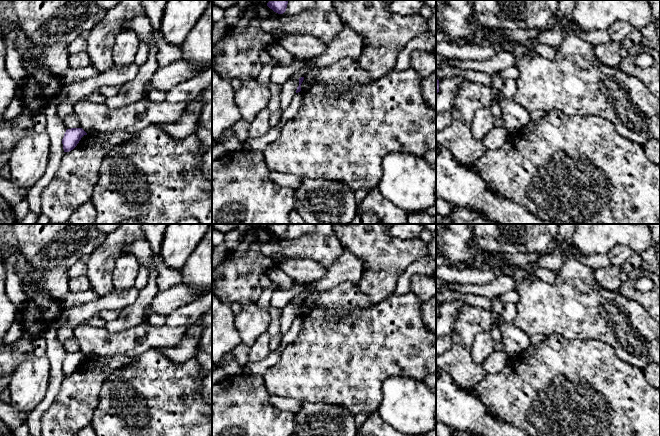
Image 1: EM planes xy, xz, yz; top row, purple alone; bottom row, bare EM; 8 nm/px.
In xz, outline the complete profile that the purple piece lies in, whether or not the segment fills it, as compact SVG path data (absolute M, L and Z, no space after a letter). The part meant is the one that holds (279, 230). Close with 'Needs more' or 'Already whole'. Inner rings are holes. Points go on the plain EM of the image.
M269 224L267 230L278 238L286 235L288 224Z. Already whole

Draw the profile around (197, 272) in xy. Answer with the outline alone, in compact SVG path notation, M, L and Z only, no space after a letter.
M212 224L181 270L183 282L200 299L212 289Z

